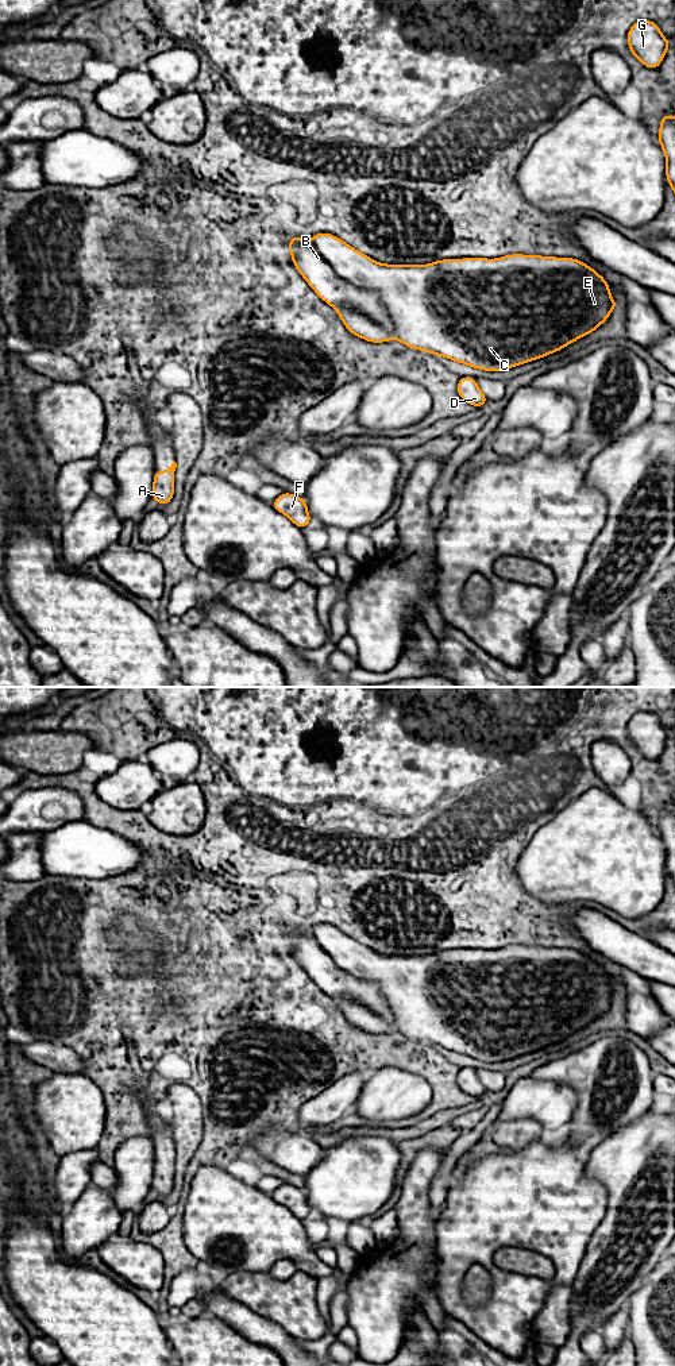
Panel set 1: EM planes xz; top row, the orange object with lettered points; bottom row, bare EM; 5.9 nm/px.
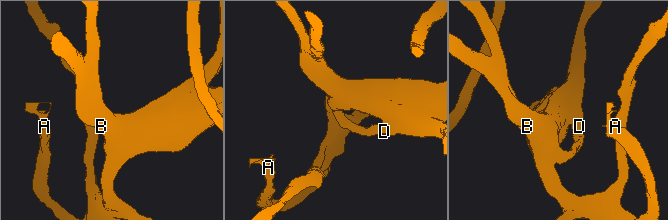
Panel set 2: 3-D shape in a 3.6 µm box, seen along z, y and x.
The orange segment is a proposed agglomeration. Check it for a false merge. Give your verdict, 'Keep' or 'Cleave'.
Keep

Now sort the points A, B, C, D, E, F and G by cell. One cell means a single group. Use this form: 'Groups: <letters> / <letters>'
Groups: A B C D E F G

